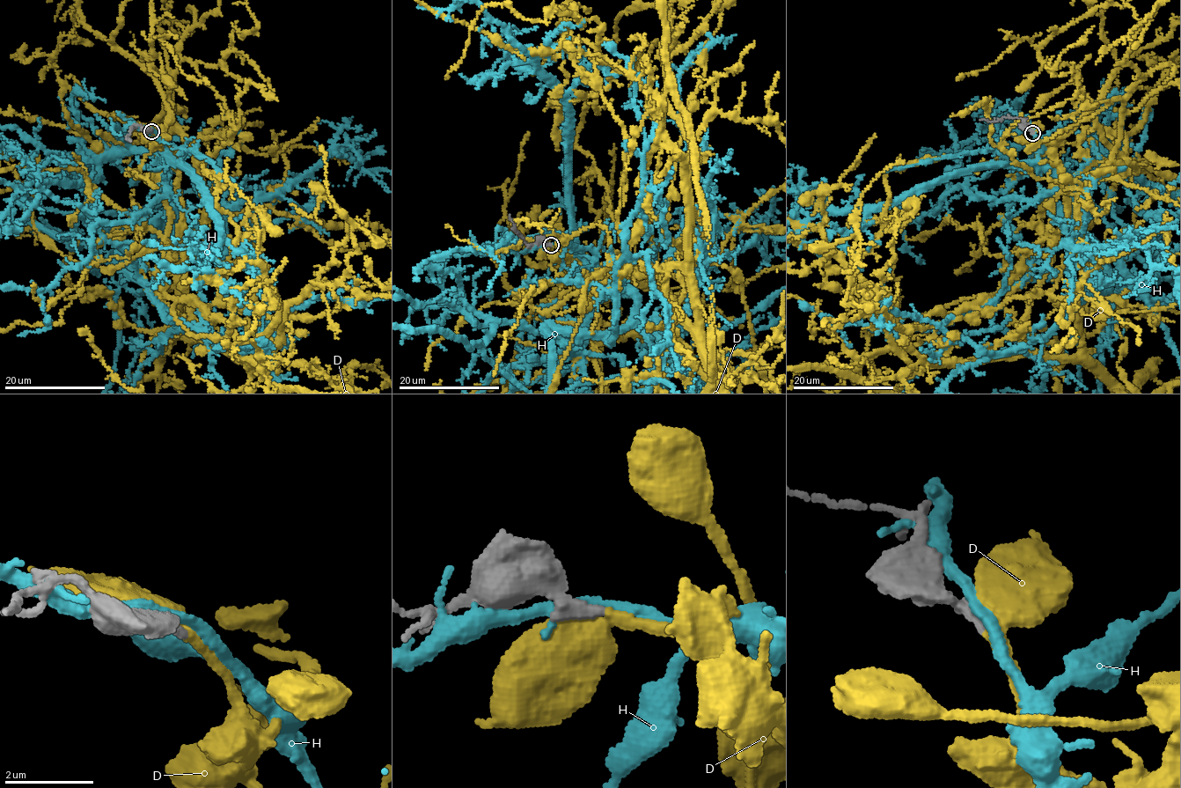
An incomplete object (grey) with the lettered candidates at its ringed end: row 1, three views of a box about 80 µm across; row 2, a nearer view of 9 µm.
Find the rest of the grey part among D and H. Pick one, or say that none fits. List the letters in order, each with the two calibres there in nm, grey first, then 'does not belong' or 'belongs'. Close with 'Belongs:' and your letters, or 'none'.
D: 340/480 nm | belongs
H: 360/240 nm | does not belong
Belongs: D

